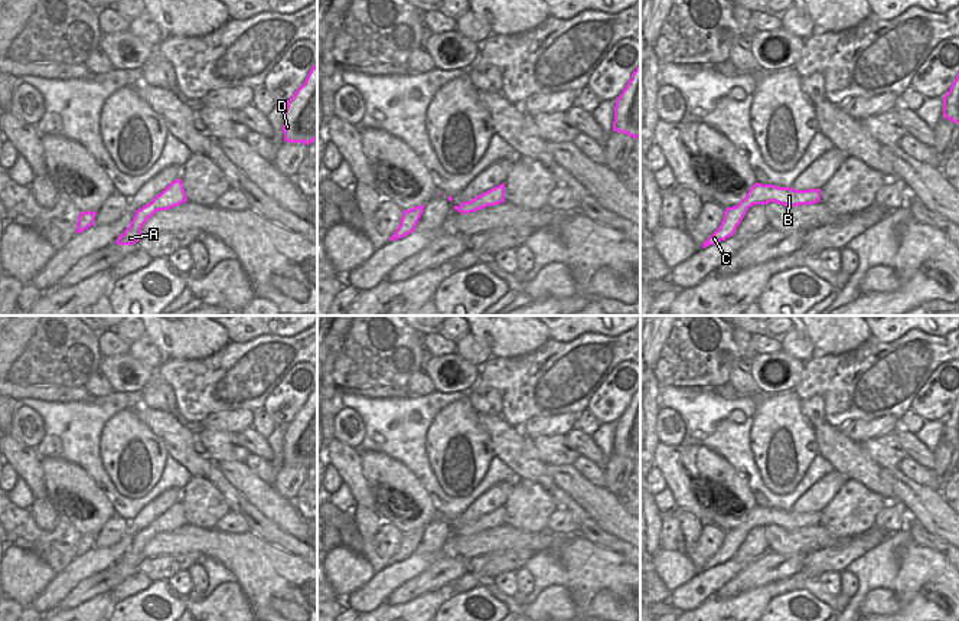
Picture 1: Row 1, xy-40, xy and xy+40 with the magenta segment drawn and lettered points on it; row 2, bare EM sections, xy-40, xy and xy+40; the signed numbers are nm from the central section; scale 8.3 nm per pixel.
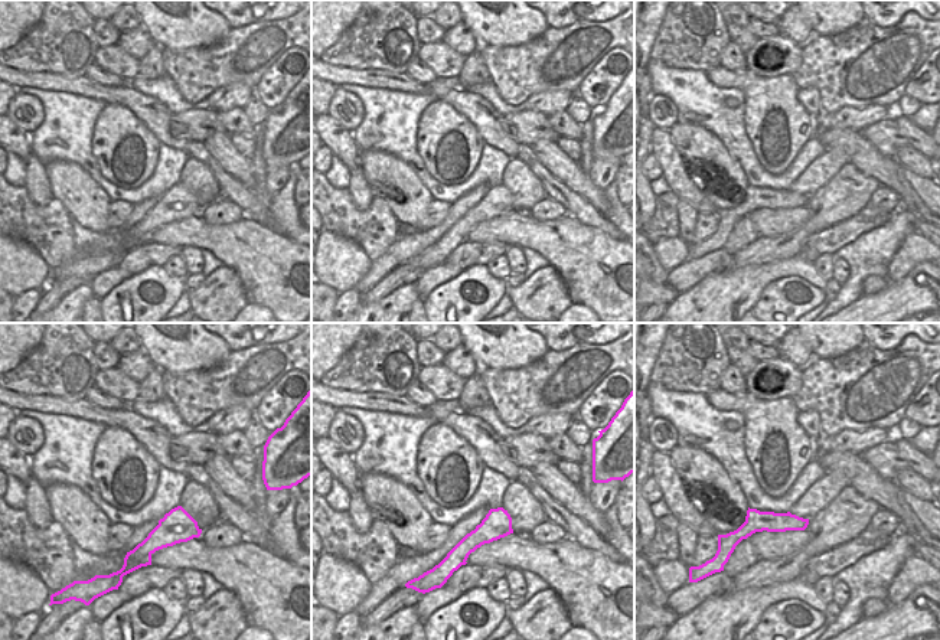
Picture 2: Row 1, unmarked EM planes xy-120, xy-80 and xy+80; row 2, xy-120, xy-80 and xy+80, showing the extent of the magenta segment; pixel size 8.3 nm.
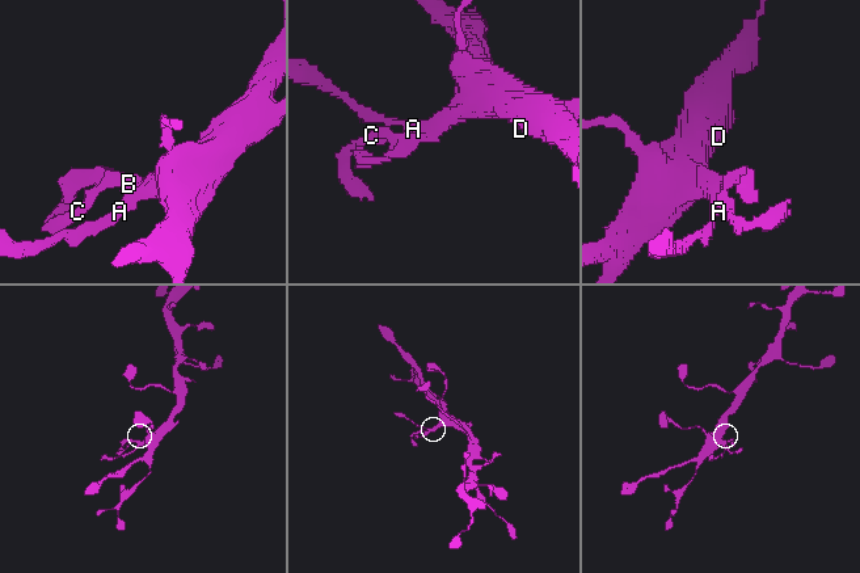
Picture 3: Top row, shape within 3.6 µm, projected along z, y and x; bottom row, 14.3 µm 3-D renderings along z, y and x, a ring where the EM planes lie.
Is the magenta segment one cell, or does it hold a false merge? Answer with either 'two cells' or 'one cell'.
two cells

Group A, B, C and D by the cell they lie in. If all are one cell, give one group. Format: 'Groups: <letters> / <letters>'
Groups: A B D / C.

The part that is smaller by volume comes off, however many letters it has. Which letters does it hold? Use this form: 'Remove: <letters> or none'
Remove: C

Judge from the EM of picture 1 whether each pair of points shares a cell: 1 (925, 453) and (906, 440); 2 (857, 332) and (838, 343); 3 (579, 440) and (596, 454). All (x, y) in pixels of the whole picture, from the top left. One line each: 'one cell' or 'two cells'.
1: one cell
2: one cell
3: one cell

